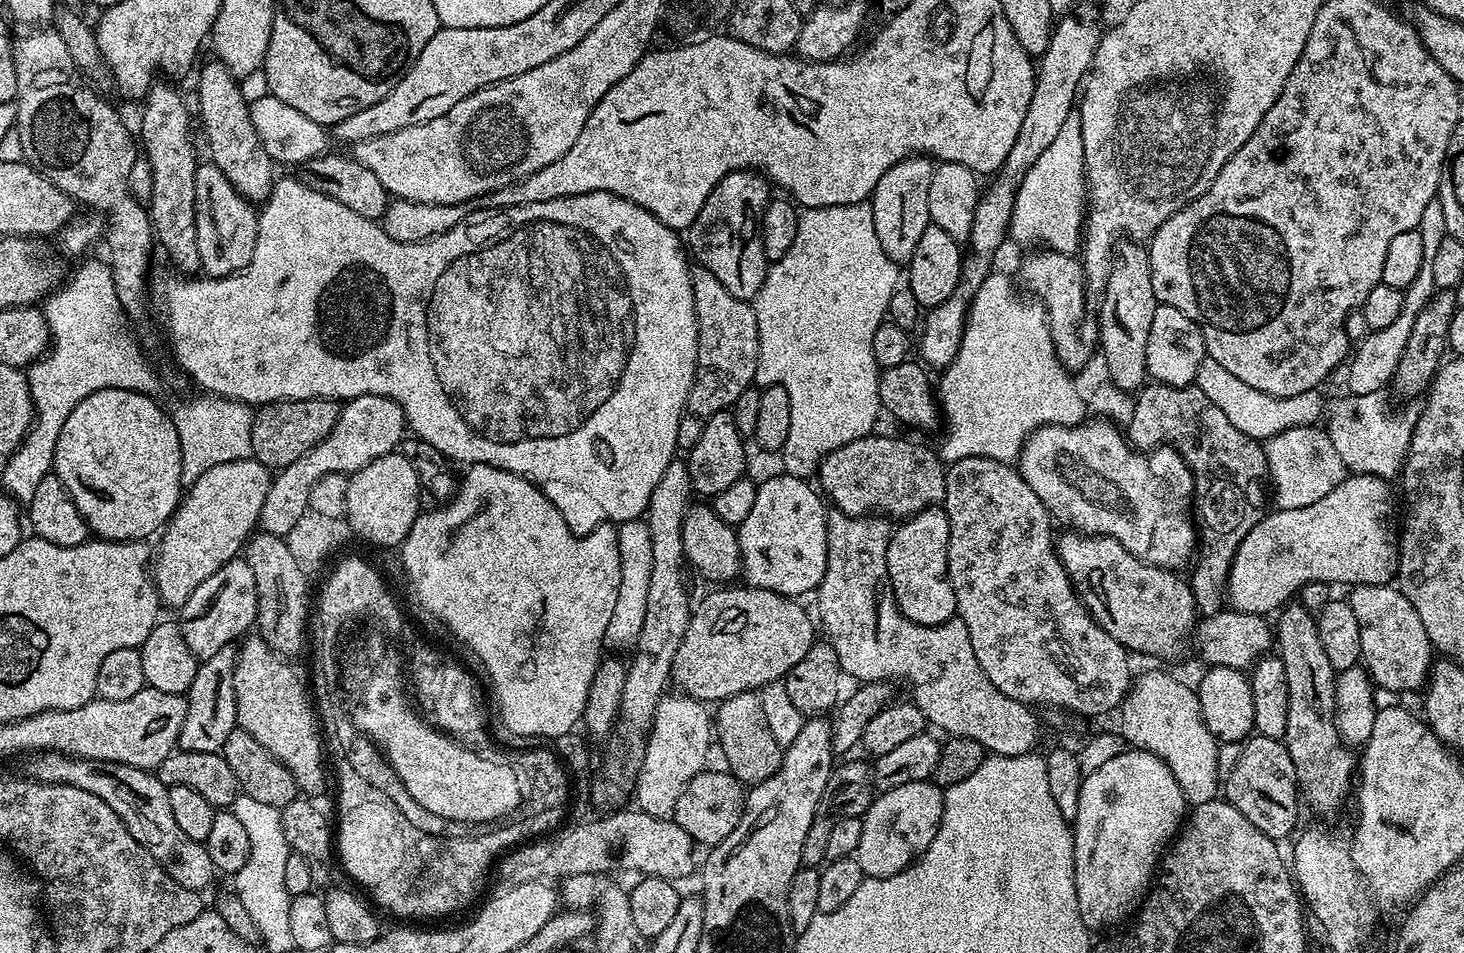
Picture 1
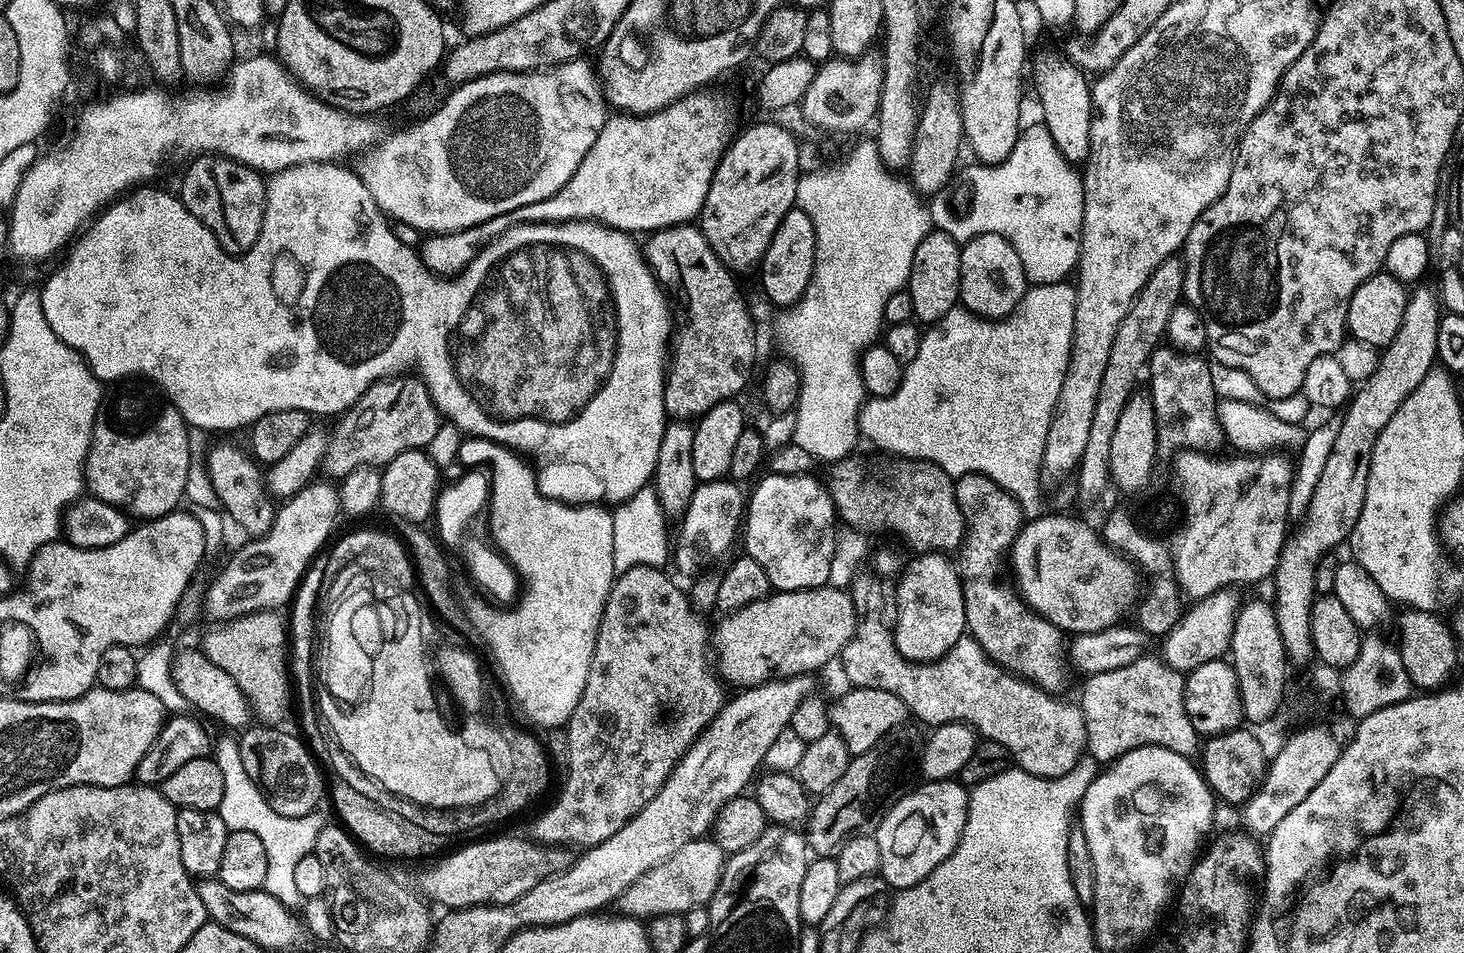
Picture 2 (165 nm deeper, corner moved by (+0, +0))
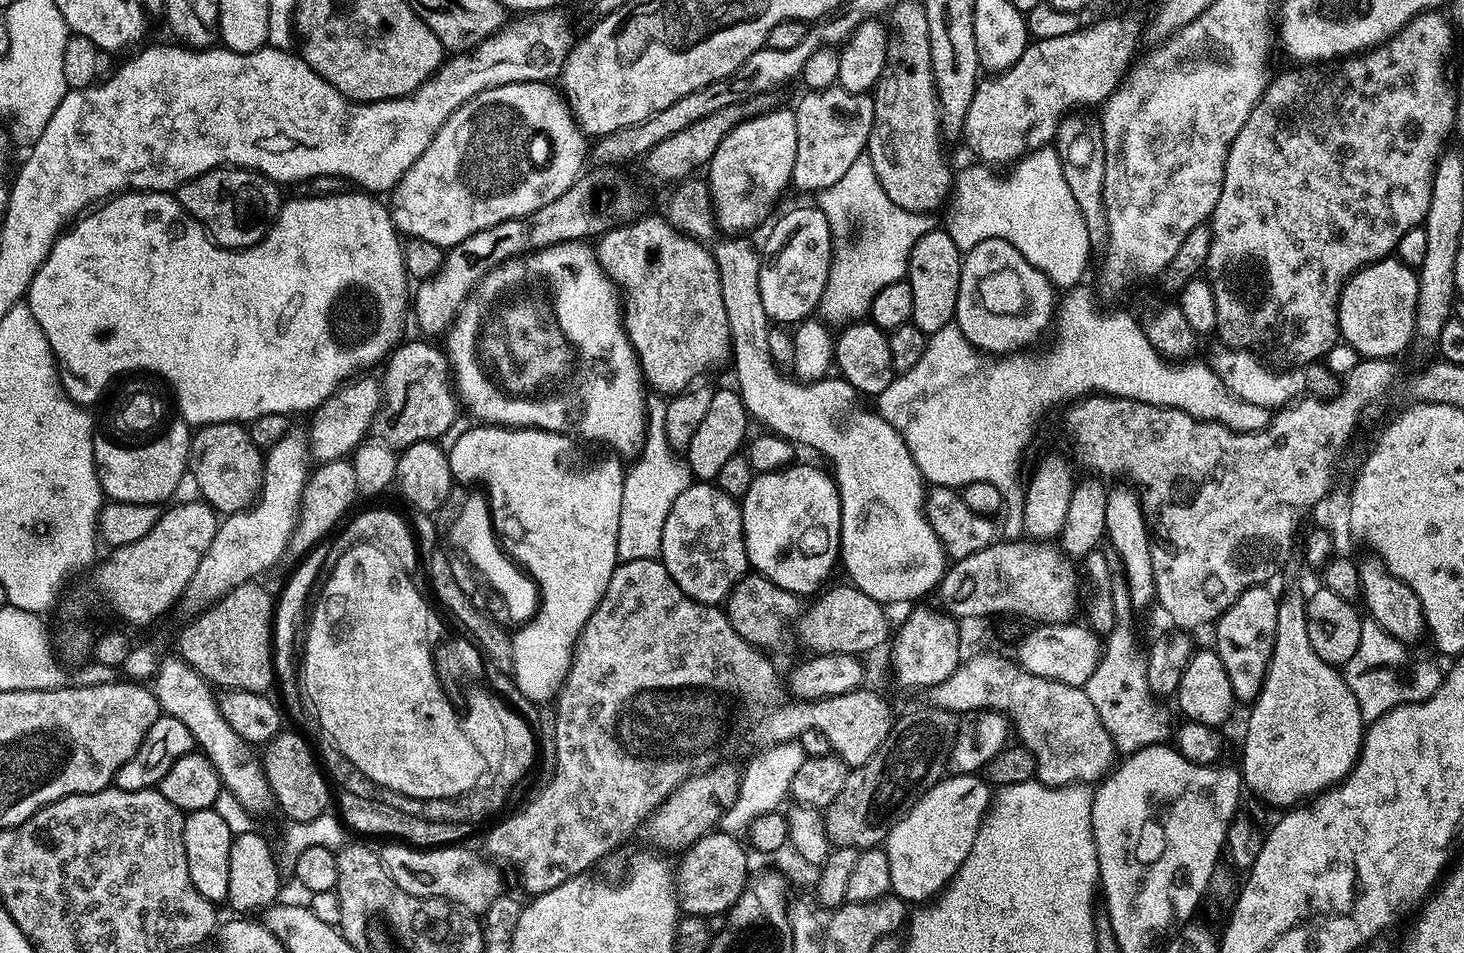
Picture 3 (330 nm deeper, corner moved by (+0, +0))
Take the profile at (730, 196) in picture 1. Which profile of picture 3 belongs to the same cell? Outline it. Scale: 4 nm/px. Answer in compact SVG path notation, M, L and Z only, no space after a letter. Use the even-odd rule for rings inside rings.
M791 107L765 110L759 116L742 120L722 138L714 150L714 158L706 166L712 209L716 211L721 233L740 234L743 228L755 226L770 202L784 187L789 187L797 154L798 126Z

